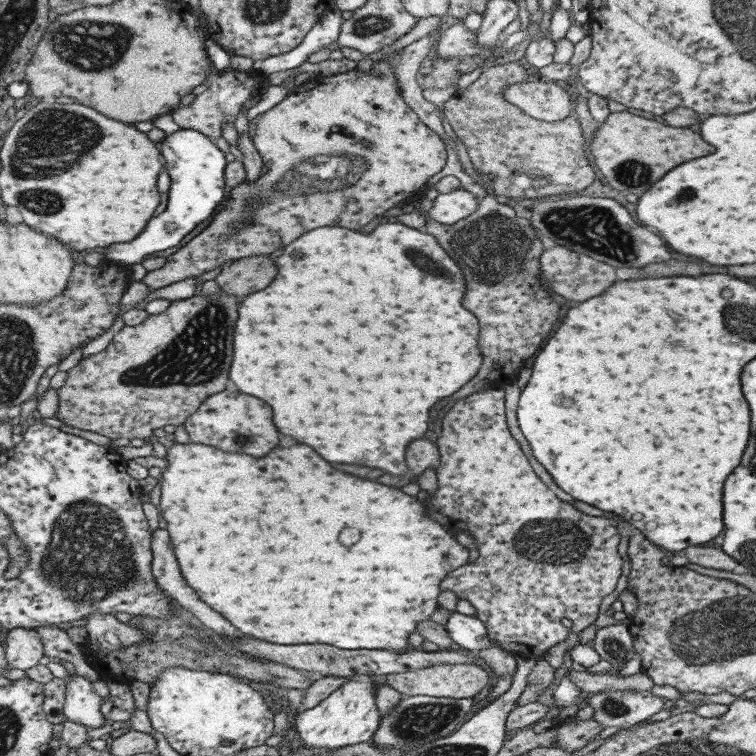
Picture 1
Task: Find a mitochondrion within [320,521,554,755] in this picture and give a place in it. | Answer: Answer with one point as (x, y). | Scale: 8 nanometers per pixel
(420, 722)

